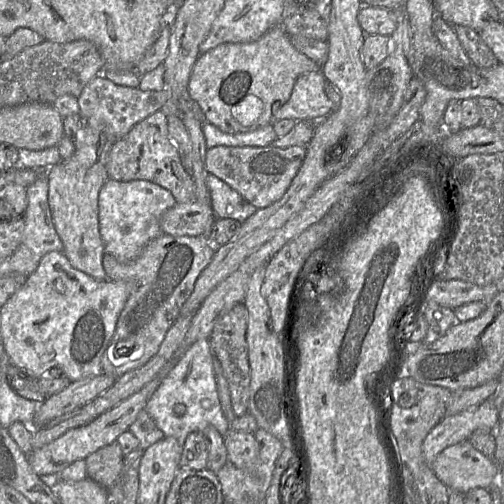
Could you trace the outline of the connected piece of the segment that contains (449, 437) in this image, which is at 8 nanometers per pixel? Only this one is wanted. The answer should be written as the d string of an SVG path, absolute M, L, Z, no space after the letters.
M493 397L472 409L445 416L423 441L422 452L426 464L430 466L446 447L469 440L476 429L495 432L498 419L499 409Z

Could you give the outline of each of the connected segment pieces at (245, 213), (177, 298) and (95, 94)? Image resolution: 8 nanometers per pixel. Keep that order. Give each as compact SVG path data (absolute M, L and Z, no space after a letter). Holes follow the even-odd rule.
M208 174L207 185L211 205L217 218L231 218L242 224L256 212L255 206L215 175Z
M162 233L151 240L137 258L128 263L121 263L112 255L104 254L103 268L107 279L124 281L131 286L131 294L120 313L114 335L101 358L101 366L104 373L120 377L130 370L143 366L156 355L166 333L179 317L182 305L191 295L196 280L209 265L214 253L215 246L207 236L171 236ZM123 340L125 340L125 345L132 350L132 353L124 350L124 348L121 348L121 351L119 350L117 344Z
M104 75L93 78L78 97L80 114L96 130L107 129L115 138L125 136L133 126L157 111L163 110L168 101L168 92L143 91L138 87L127 87L113 83Z

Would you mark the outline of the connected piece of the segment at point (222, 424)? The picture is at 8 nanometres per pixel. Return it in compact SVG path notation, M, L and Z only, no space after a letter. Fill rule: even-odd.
M207 339L196 341L182 353L144 409L158 429L165 436L174 437L182 448L188 434L194 431L202 432L208 426L217 429L222 436L227 433L230 428L218 397L213 368L213 353ZM176 404L185 405L186 411L183 415L175 414L174 406Z

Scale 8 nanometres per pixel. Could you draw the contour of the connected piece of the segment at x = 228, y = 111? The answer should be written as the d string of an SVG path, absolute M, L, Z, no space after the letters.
M280 24L272 27L263 36L261 36L259 39L255 41L246 43L223 43L207 51L204 54L201 54L192 69L192 73L188 83L188 90L191 98L198 103L203 113L205 114L206 122L213 124L222 132L228 134L245 133L266 126L268 124L273 124L275 122L276 112L290 98L290 94L292 92L292 88L294 86L296 79L303 73L313 72L317 70L321 70L321 67L318 66L308 56L299 52L293 46L293 44L290 41L289 35L285 31L283 25Z

